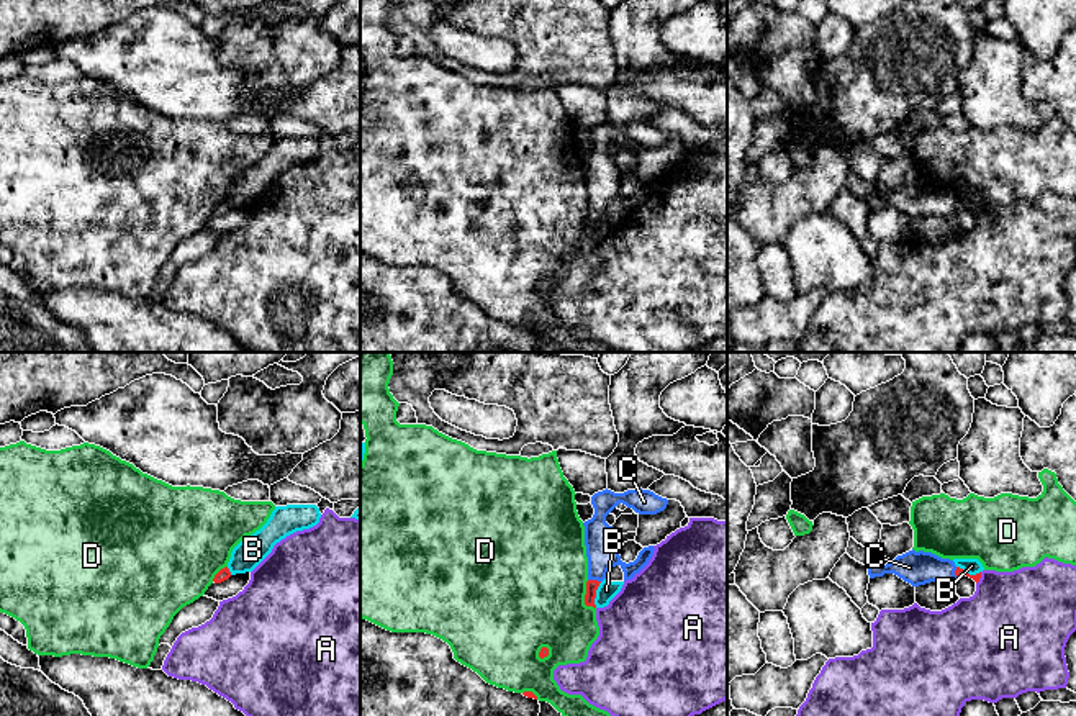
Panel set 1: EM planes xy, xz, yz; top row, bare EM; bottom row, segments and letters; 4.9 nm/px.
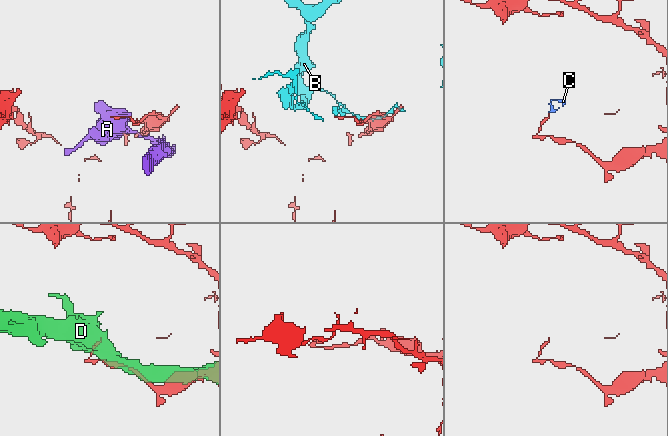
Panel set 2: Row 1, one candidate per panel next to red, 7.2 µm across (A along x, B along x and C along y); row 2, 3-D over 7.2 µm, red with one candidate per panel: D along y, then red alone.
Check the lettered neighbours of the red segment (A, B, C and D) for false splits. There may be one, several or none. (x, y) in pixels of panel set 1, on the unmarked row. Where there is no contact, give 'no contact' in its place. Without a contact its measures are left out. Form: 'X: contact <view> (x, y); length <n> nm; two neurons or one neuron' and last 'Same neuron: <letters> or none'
A: contact yz (980, 210); length 70 nm; two neurons
B: contact xz (595, 228); length 130 nm; two neurons
C: contact xz (595, 213); length 70 nm; one neuron
D: contact xz (585, 230); length 150 nm; two neurons
Same neuron: C

